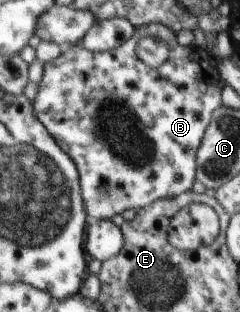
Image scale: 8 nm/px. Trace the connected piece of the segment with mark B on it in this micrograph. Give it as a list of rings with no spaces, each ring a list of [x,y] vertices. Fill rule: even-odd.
[[[155,24],[143,26],[136,29],[136,34],[130,42],[126,42],[120,48],[109,51],[93,51],[87,49],[82,44],[67,47],[60,55],[60,58],[47,62],[45,64],[45,76],[39,86],[39,92],[35,100],[36,114],[43,119],[44,124],[48,126],[55,135],[60,146],[72,155],[72,158],[79,165],[81,178],[84,184],[84,202],[87,203],[87,212],[91,214],[94,221],[112,220],[114,216],[123,214],[126,210],[134,208],[134,210],[143,209],[152,206],[154,202],[158,202],[163,198],[178,198],[182,194],[190,193],[195,190],[198,184],[198,152],[202,148],[206,131],[214,118],[214,112],[223,106],[222,89],[224,78],[220,72],[219,66],[214,63],[214,56],[204,48],[194,48],[194,46],[182,46],[178,40],[178,34],[165,24]],[[156,36],[164,42],[168,42],[170,46],[171,56],[166,64],[162,64],[160,68],[152,68],[148,66],[140,56],[138,56],[138,46],[144,38]]]

